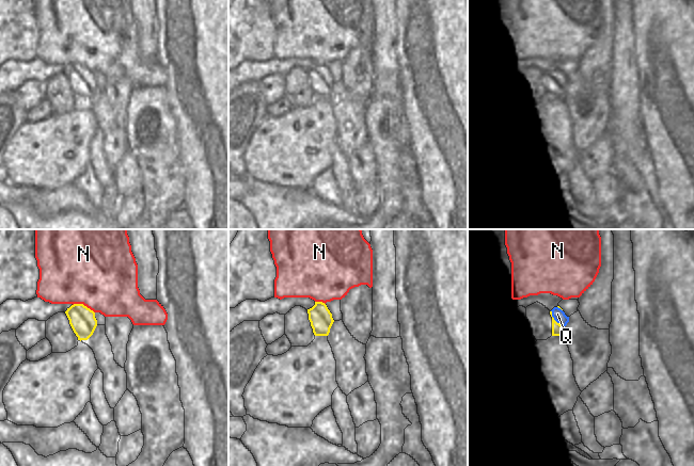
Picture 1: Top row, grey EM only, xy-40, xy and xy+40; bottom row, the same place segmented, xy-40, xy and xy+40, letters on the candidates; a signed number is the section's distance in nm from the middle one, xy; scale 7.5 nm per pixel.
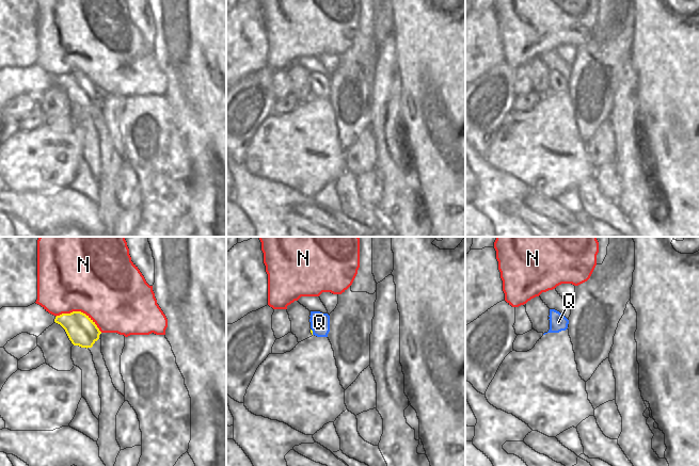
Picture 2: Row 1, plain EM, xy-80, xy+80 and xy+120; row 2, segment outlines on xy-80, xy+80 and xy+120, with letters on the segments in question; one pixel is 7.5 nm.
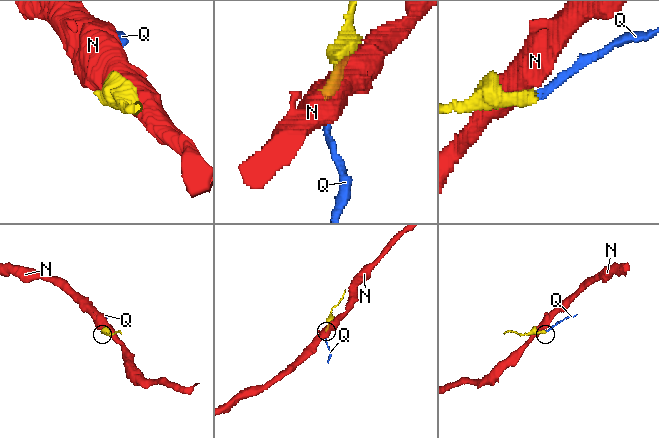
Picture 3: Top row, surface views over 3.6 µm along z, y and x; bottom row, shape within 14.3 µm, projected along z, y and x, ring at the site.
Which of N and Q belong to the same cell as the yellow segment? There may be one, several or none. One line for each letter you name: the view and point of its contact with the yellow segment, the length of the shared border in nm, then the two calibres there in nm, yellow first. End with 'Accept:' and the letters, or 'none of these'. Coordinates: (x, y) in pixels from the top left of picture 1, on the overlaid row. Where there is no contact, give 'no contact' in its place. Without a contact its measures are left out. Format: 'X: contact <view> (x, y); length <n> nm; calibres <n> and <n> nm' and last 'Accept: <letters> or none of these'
Q: contact xy+40 (554, 320); length 160 nm; calibres 80 and 90 nm
Accept: Q

